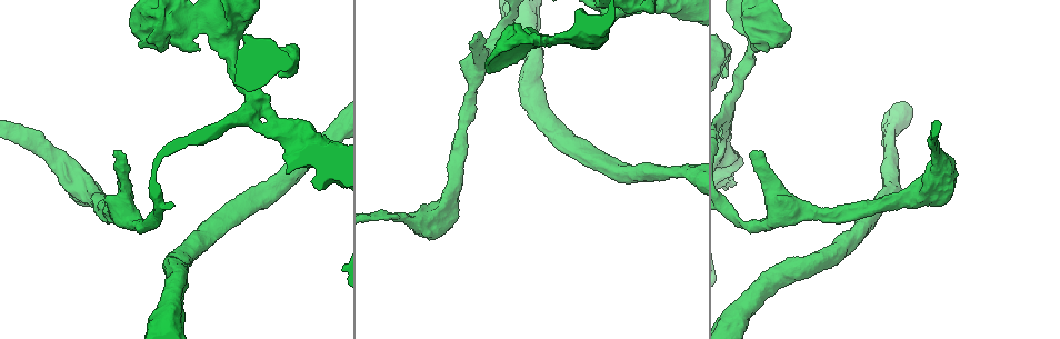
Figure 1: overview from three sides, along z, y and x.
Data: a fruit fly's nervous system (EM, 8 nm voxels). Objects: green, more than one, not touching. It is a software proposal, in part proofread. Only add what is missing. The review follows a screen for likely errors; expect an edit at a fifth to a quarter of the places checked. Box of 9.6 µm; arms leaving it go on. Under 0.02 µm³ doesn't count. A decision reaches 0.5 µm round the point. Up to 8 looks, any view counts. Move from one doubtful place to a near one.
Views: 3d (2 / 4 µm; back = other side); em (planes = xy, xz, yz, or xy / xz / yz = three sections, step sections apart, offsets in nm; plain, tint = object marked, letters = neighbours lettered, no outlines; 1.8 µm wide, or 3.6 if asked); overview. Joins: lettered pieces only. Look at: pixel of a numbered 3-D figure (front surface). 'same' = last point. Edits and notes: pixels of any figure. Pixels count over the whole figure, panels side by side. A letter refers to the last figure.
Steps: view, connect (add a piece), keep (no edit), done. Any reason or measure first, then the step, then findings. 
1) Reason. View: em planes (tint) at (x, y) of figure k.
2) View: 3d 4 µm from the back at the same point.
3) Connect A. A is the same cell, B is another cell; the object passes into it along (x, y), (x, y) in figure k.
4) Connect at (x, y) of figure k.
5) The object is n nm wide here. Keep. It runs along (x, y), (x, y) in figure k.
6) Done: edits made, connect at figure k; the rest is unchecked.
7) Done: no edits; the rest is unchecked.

Sharp bend. View: 3d 2 µm from the back at (176, 21) of figure 1.

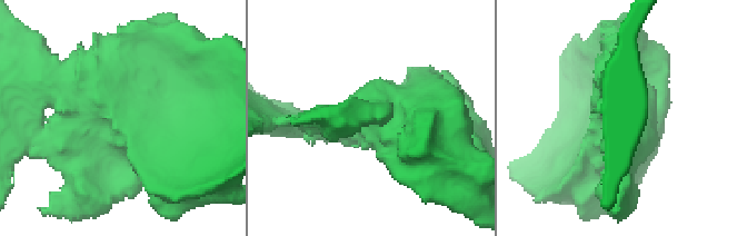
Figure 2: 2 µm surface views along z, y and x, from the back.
View: em planes (tint) at (121, 117) of figure 2.

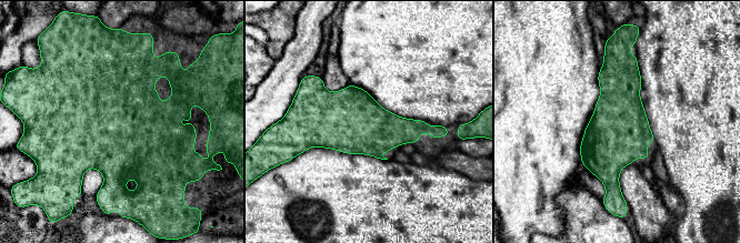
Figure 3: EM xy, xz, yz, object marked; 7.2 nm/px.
View: em planes (letters) at the same point.

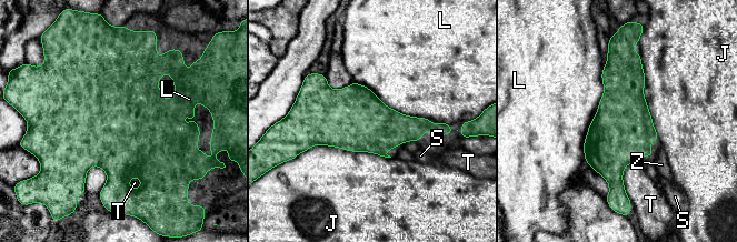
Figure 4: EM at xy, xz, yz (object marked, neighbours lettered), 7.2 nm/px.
The object is 460 nm wide here. Keep. J, L, S, T and Z are other cells; a border runs along (603, 68), (584, 160) in figure 4; no lettered piece goes on from it.

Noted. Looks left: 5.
Stops while still wide. View: em xy step 8 (letters) at (295, 51) of figure 1.

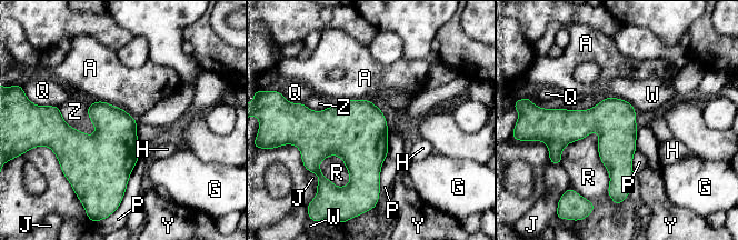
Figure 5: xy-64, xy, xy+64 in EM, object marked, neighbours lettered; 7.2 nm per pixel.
View: em planes (letters) at the same point.

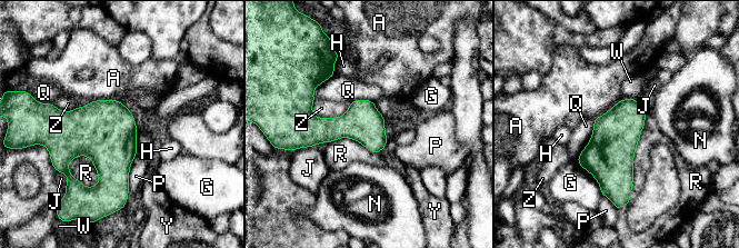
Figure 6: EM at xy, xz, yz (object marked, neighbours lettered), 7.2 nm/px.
The object is 280 nm wide here. Keep. A, G, H, J, N, P, Q, R, W, Y and Z are other cells; a border runs along (90, 100), (119, 100), (123, 105) in figure 6; no lettered piece goes on from it.

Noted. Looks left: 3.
Branch stops here. View: em yz step 16 (tint) at (471, 43) of figure 1.

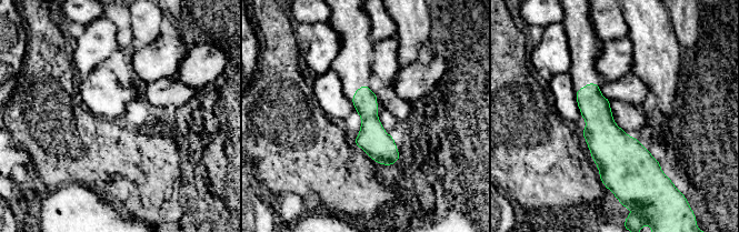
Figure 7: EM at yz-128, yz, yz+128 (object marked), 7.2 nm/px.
Cut it another way. View: em planes (letters) at the same point.

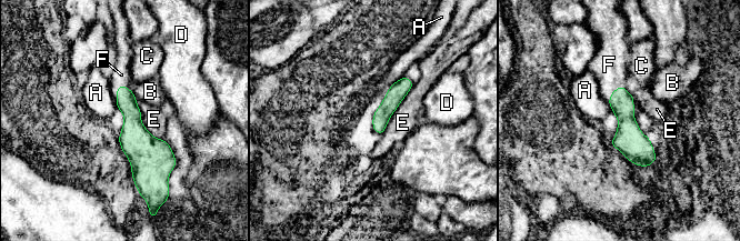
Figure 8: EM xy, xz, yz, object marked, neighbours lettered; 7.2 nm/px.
Connect F. F is the same cell, A, B, C, D and E are other cells; it goes on there.

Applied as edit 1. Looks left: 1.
Done: edits made, connect at figure 8; the rest is unchecked.

